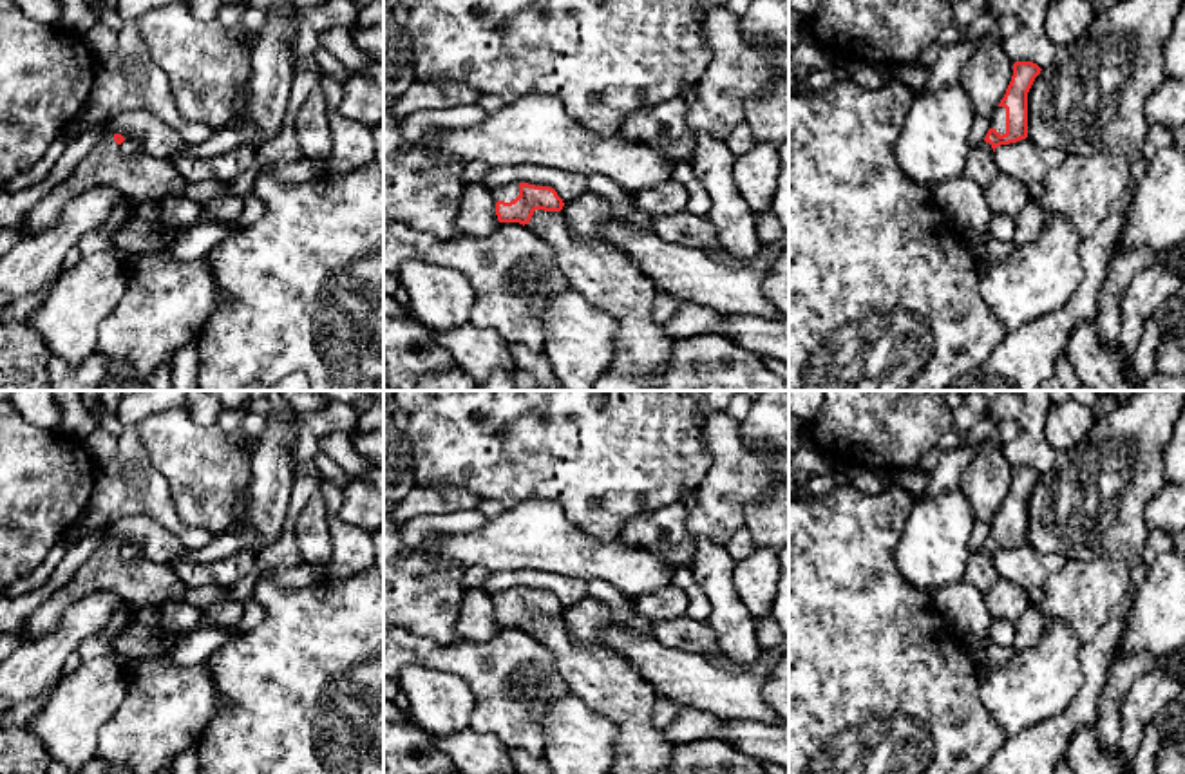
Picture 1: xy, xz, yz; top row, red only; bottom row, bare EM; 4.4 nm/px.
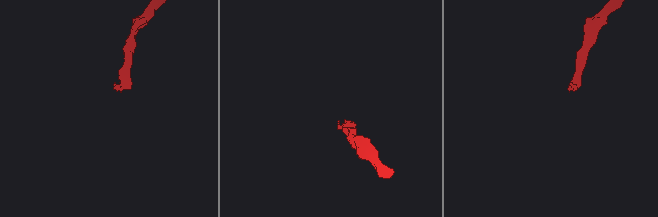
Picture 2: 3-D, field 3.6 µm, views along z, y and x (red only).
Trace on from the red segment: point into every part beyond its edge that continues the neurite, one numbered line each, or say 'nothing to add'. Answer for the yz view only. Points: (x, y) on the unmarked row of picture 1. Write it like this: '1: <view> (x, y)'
1: yz (999, 519)

